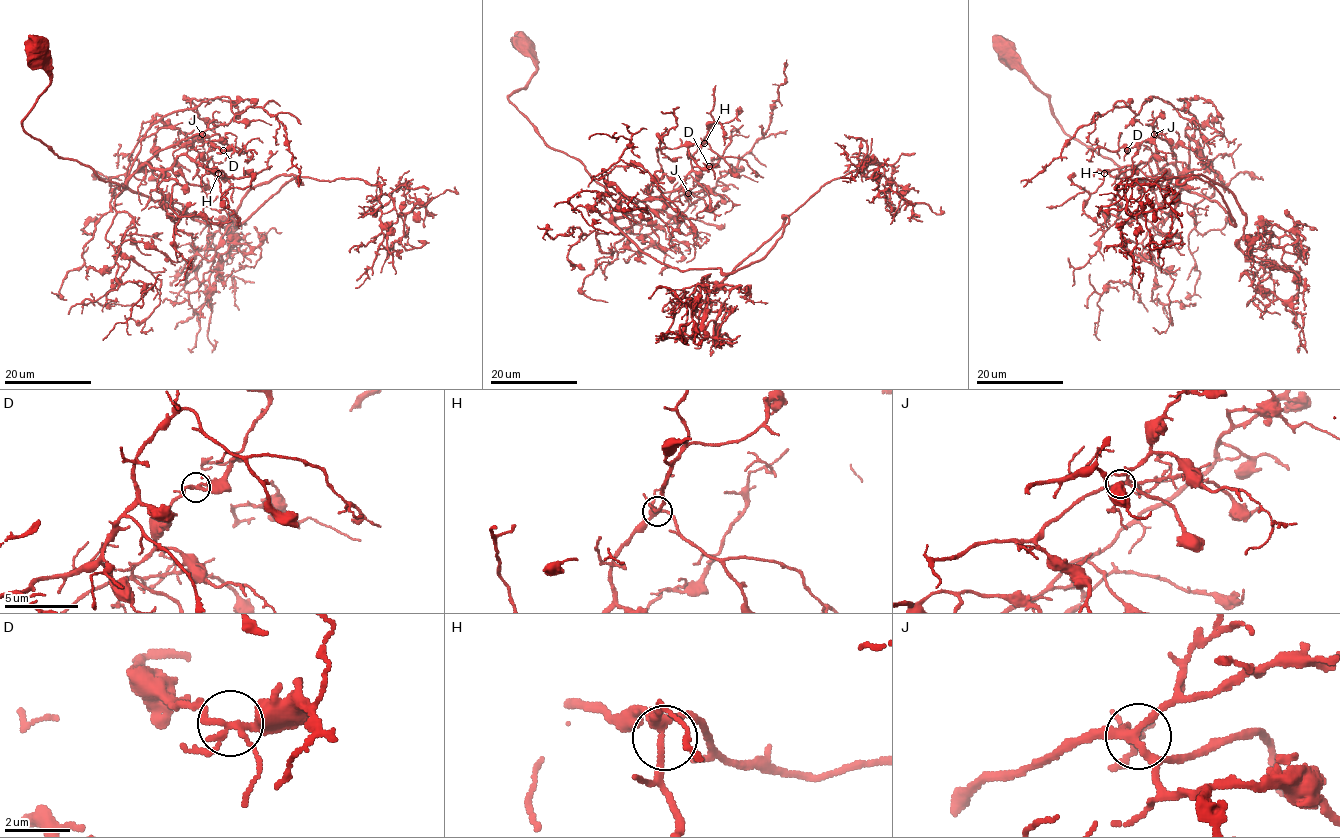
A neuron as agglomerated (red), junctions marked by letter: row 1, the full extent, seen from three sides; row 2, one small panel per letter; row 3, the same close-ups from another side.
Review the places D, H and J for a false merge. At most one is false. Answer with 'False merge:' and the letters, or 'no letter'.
False merge: no letter

